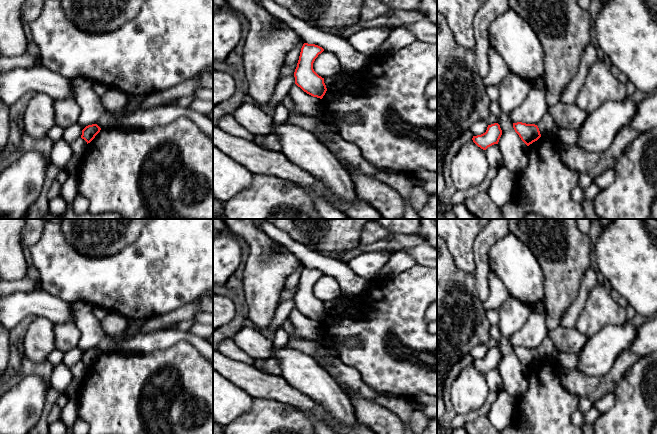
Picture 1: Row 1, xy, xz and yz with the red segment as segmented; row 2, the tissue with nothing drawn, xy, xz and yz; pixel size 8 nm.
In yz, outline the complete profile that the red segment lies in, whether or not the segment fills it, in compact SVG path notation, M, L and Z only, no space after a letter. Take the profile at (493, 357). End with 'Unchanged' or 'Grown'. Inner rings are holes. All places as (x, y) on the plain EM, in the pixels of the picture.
M498 347L488 349L485 357L477 360L473 360L473 366L483 374L486 374L488 371L498 368L499 363L502 359L502 354Z. Unchanged

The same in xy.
M97 348L88 349L82 354L81 362L88 368L95 362L100 354L101 352Z. Unchanged

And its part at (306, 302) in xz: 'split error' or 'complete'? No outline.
complete

